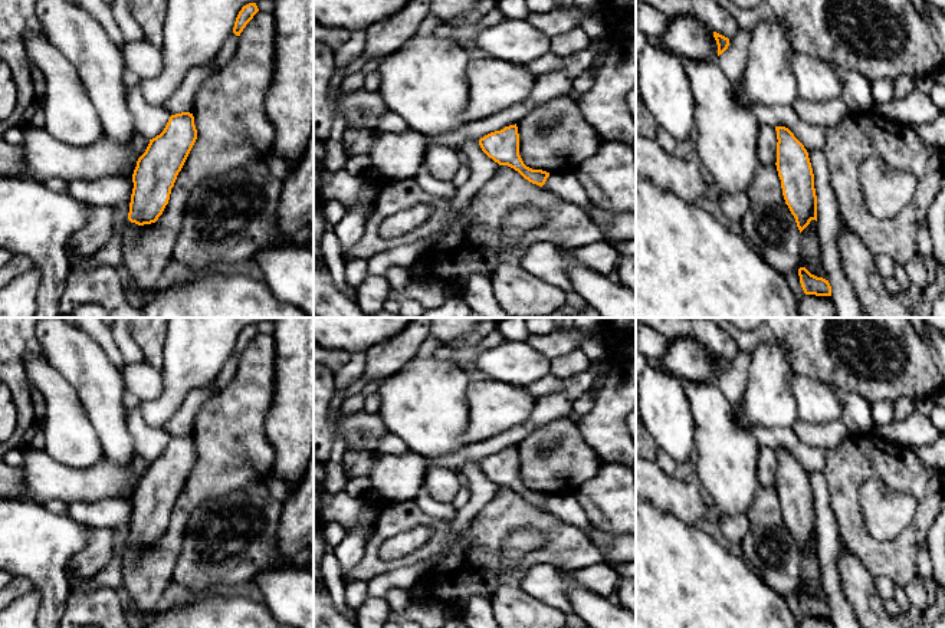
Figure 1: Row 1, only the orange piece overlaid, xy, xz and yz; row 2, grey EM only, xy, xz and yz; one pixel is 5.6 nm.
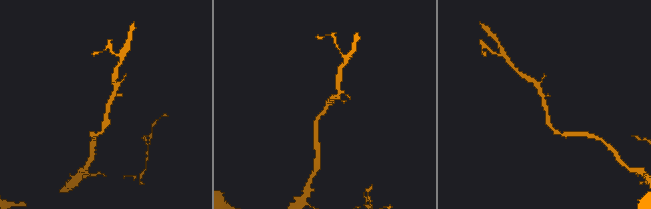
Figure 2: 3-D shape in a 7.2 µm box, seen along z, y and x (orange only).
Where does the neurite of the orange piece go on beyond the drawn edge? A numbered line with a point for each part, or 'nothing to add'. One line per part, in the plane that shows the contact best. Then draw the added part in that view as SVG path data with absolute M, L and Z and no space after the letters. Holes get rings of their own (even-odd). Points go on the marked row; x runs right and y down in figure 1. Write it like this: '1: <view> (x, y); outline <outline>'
nothing to add

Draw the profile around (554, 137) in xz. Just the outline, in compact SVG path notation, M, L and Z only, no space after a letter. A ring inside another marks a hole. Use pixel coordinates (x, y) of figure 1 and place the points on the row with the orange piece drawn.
M572 93L532 108L516 126L524 164L549 174L575 171L603 144Z

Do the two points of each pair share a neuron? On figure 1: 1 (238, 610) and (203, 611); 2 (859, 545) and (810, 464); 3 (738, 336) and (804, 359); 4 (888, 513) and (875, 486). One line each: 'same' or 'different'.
1: same
2: different
3: same
4: same

